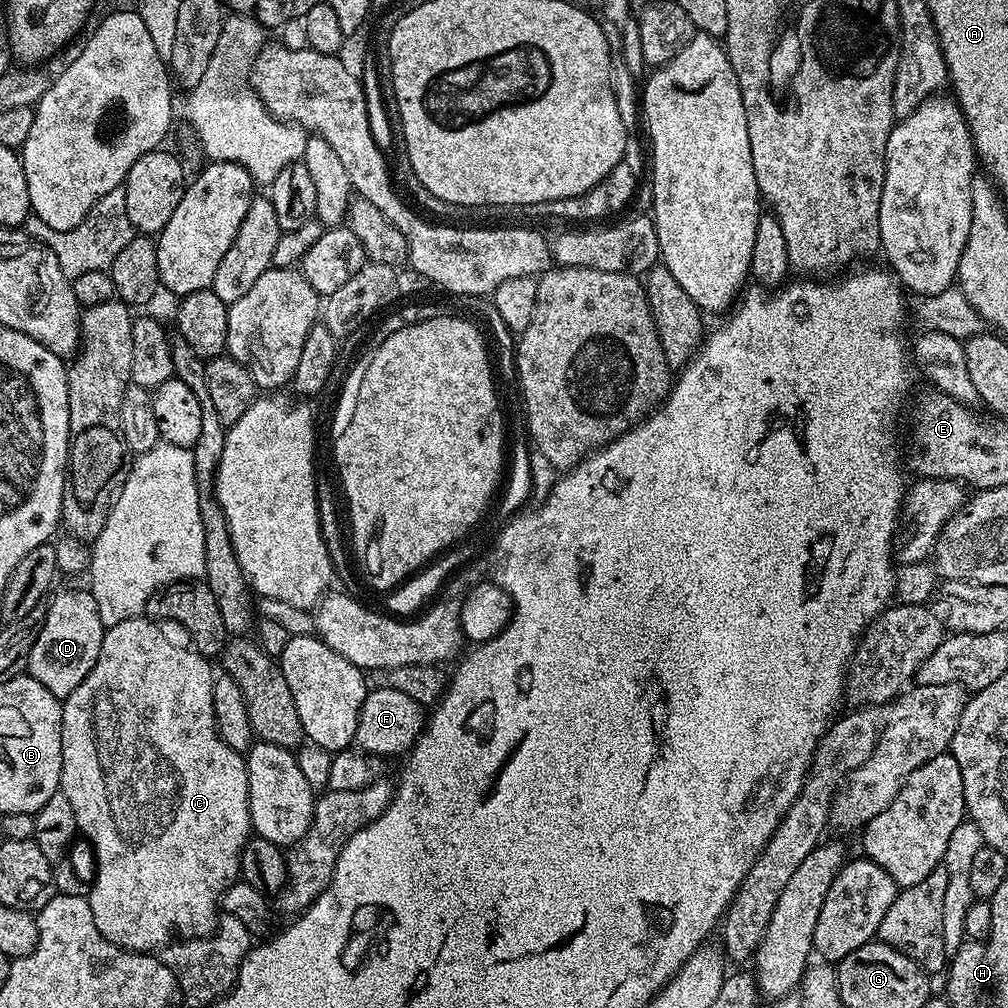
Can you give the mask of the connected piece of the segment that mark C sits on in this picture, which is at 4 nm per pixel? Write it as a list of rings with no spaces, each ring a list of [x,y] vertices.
[[[143,615],[118,622],[118,626],[107,629],[102,638],[102,650],[98,650],[98,662],[82,686],[70,695],[63,697],[62,703],[62,774],[60,791],[70,800],[74,810],[76,827],[92,843],[92,852],[96,855],[96,881],[91,881],[86,892],[88,911],[94,914],[94,926],[110,942],[127,952],[155,953],[174,938],[193,940],[211,936],[216,931],[218,909],[221,907],[221,896],[240,876],[240,855],[244,844],[250,839],[252,819],[248,805],[248,783],[246,782],[245,757],[239,752],[230,750],[216,729],[214,722],[214,698],[212,681],[214,671],[209,657],[204,656],[187,643],[175,644],[161,625]]]

